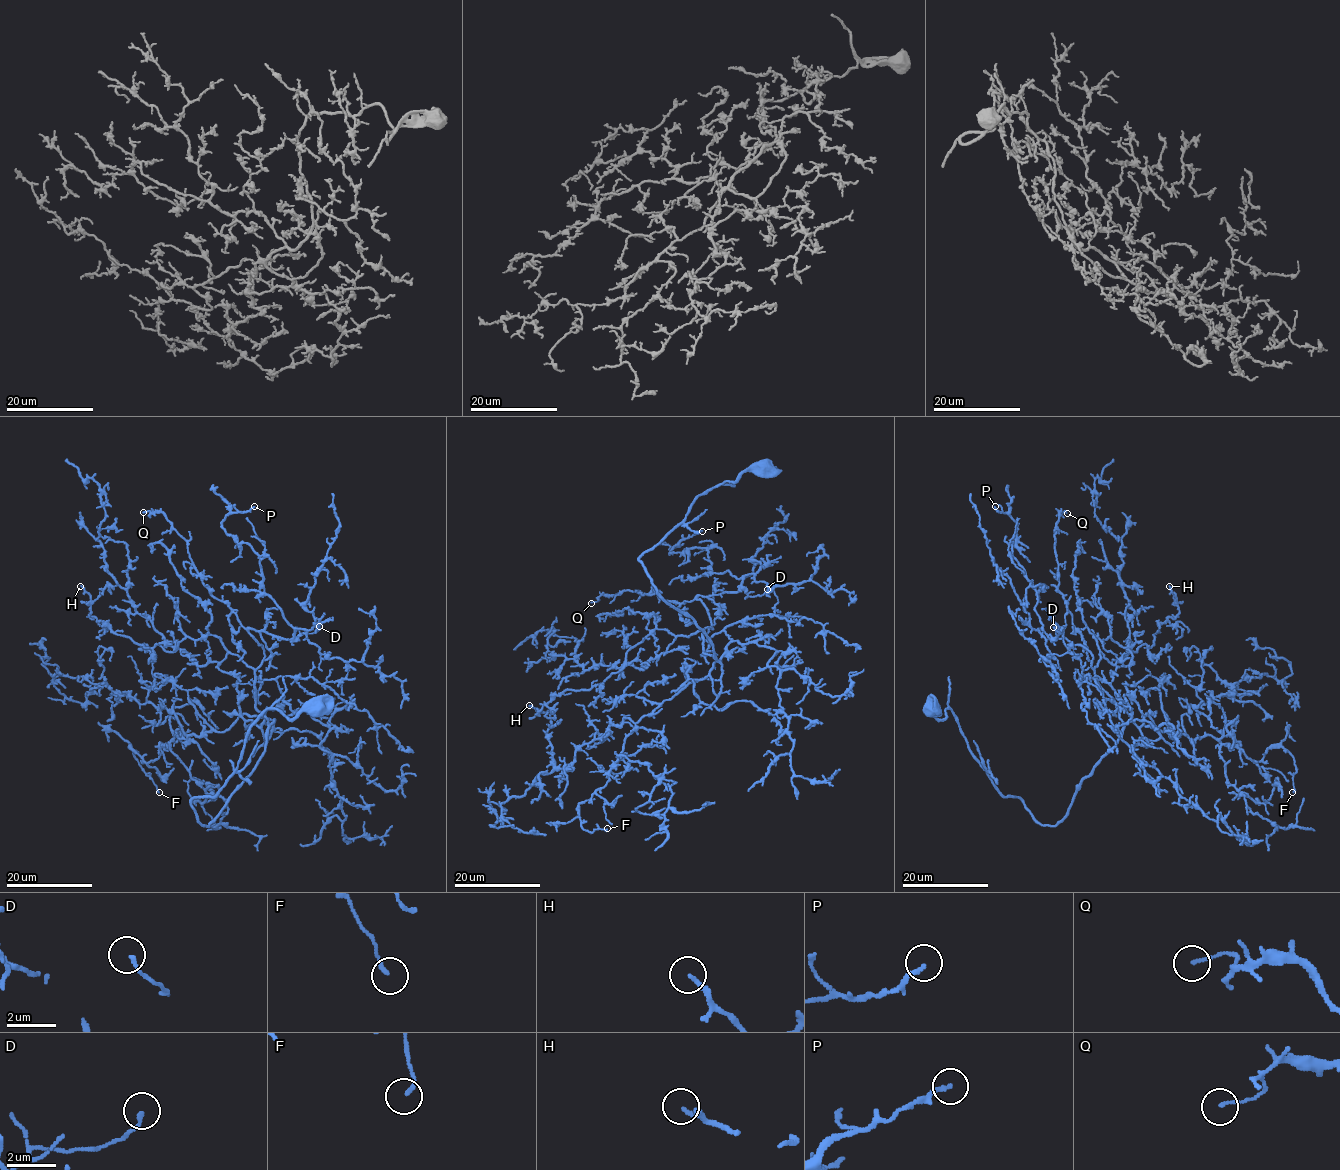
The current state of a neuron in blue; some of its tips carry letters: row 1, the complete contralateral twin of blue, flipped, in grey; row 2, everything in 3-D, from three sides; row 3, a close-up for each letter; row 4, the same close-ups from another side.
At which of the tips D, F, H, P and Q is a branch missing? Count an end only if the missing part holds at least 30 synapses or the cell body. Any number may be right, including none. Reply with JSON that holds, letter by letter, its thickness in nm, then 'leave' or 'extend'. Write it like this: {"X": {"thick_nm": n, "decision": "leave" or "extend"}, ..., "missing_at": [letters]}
{"D": {"thick_nm": 140, "decision": "leave"}, "F": {"thick_nm": 140, "decision": "leave"}, "H": {"thick_nm": 160, "decision": "extend"}, "P": {"thick_nm": 160, "decision": "extend"}, "Q": {"thick_nm": 110, "decision": "leave"}, "missing_at": ["H", "P"]}

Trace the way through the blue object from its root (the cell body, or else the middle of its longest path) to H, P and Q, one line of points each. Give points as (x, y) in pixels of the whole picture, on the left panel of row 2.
H: (315, 706), (259, 717), (226, 784), (191, 800), (202, 825), (265, 749), (254, 670), (117, 635), (80, 586)
P: (315, 706), (268, 708), (197, 819), (265, 749), (248, 630), (294, 636), (221, 524), (254, 506)
Q: (315, 706), (268, 708), (197, 819), (265, 749), (265, 651), (143, 512)

